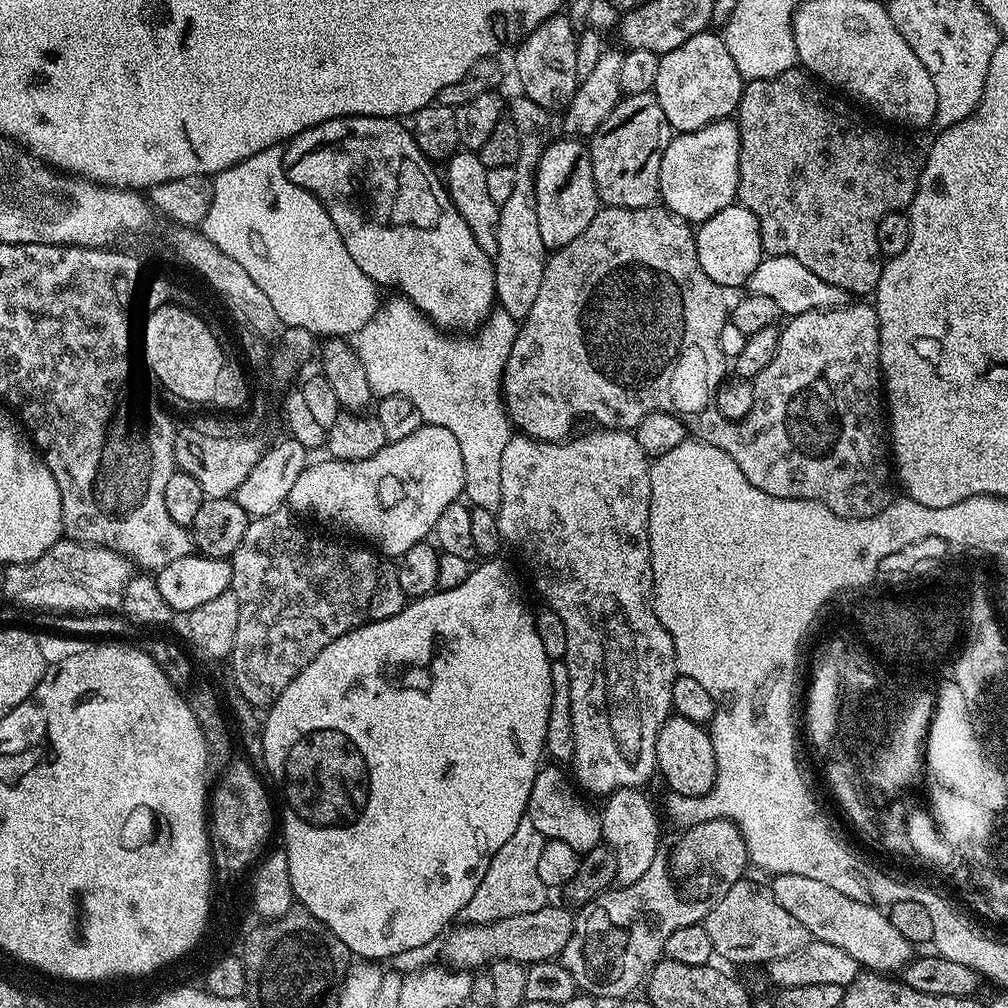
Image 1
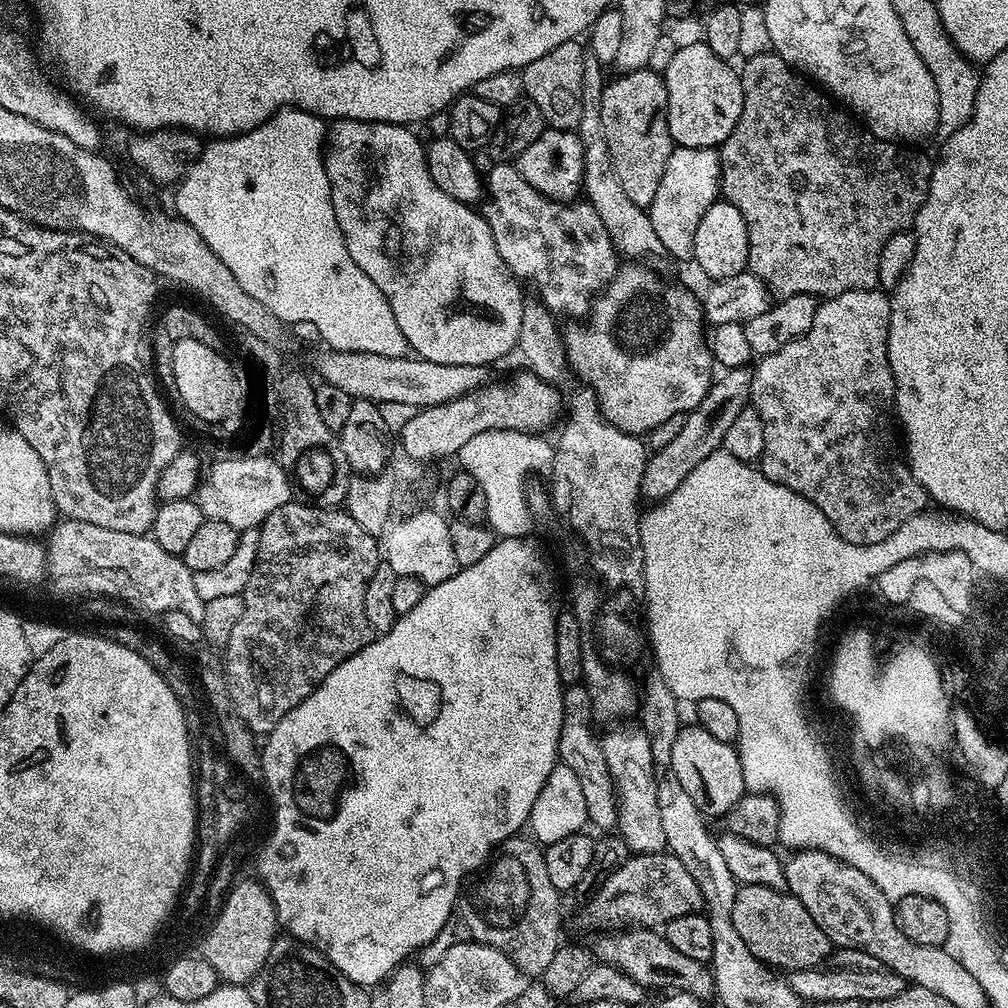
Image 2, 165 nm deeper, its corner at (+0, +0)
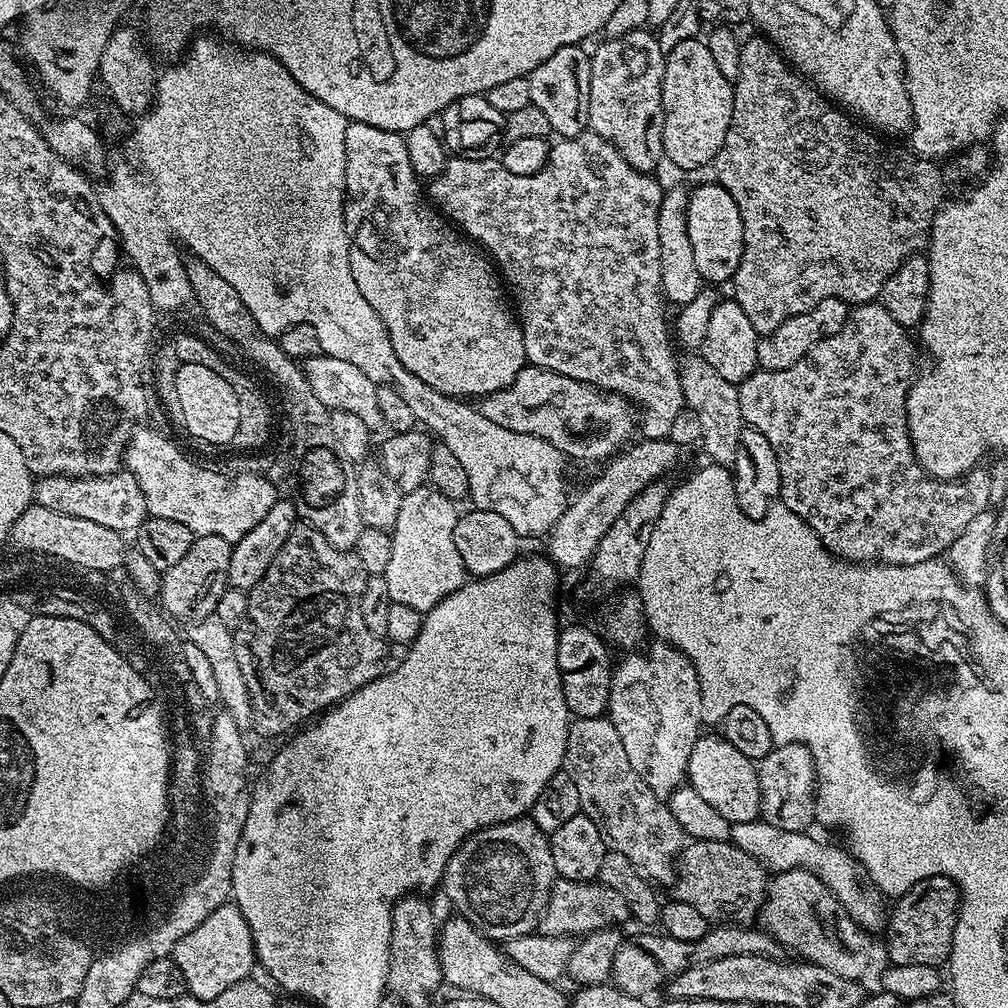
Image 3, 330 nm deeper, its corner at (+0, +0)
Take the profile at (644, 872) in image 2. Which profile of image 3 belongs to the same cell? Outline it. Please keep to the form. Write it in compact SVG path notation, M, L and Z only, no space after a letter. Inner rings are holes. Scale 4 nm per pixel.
M727 839L697 840L684 845L674 868L675 899L690 902L713 925L738 924L748 926L757 919L764 895L768 893L770 876L746 850L738 850Z

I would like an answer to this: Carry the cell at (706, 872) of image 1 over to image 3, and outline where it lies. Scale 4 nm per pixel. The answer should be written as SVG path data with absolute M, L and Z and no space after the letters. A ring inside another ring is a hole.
M776 744L758 761L762 819L778 830L808 832L816 819L816 767L805 744Z

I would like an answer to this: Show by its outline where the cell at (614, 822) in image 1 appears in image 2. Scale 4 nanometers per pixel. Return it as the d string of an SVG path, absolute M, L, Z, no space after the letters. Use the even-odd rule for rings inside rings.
M639 726L616 728L613 732L603 733L600 745L602 754L606 754L606 766L616 787L618 835L626 842L629 853L654 854L665 851L666 833L662 831L656 793L658 772L652 766L650 742L644 729Z

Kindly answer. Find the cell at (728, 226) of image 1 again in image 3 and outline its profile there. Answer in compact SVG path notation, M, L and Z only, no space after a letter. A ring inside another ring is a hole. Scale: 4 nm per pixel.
M709 182L691 189L688 197L688 229L701 281L727 285L738 270L738 262L742 262L744 235L738 206L734 206L734 198L730 198L721 184Z

